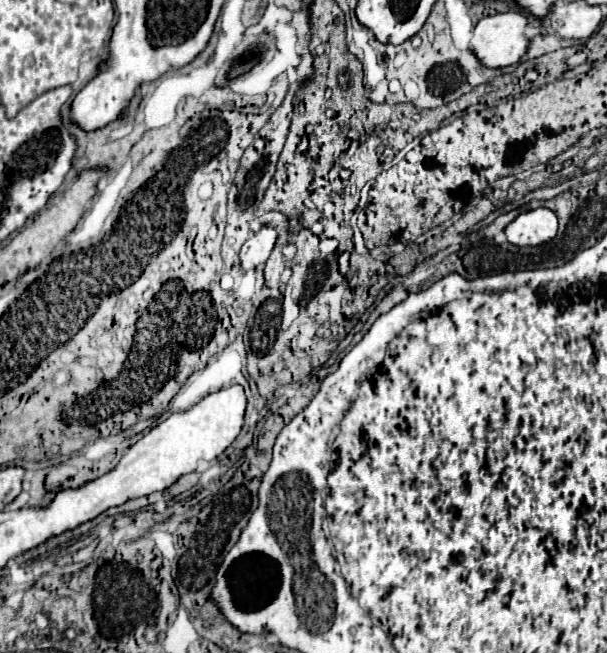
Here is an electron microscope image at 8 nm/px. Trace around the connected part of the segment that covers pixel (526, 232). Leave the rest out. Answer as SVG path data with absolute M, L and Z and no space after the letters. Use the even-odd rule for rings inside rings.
M547 208L519 214L507 228L507 240L515 246L541 246L557 234L557 216Z

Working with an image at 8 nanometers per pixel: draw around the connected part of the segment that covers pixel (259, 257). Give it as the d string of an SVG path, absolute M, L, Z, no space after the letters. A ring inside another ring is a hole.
M261 228L253 234L241 248L241 270L251 270L265 264L275 246L275 238L277 232L273 228Z

